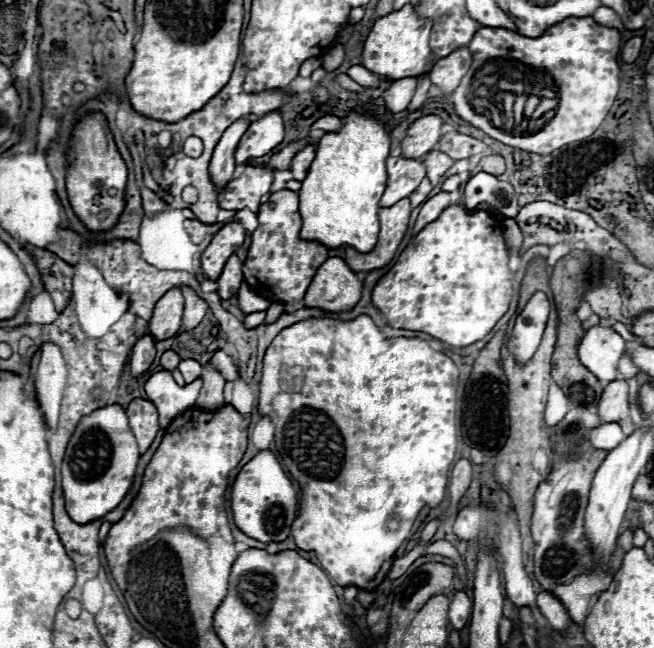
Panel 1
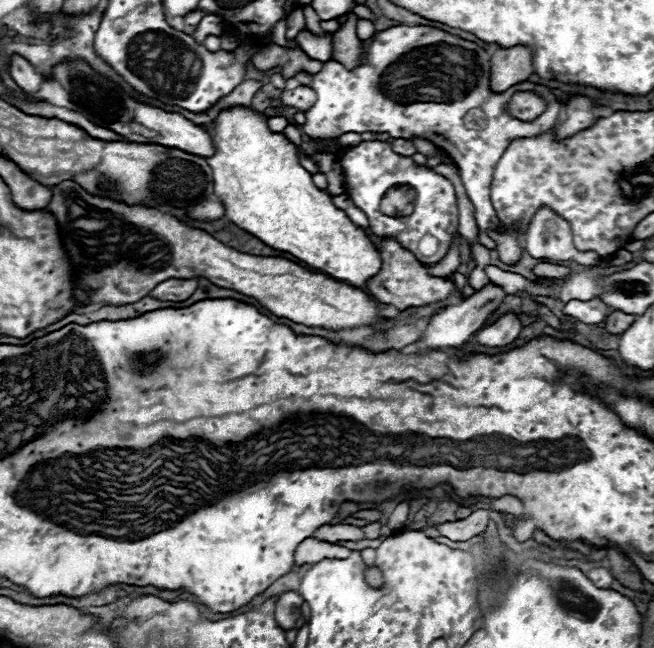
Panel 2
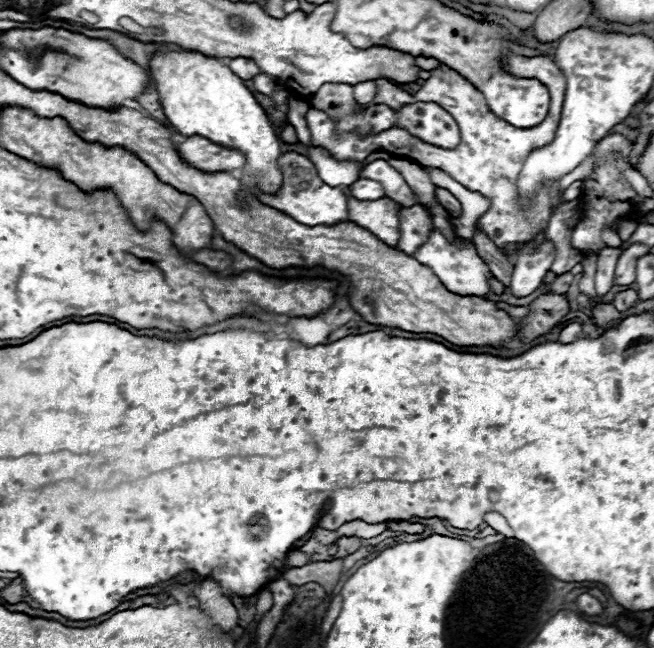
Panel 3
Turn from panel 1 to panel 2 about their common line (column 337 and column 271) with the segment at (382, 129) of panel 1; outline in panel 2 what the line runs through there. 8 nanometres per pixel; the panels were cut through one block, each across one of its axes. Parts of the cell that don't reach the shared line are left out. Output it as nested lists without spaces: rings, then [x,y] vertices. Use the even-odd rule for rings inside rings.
[[[232,108],[220,112],[208,130],[216,146],[214,156],[208,158],[214,174],[214,194],[224,202],[226,218],[274,250],[288,252],[308,266],[332,276],[334,280],[346,282],[352,288],[366,288],[366,282],[382,268],[380,254],[364,230],[356,226],[344,210],[332,204],[330,194],[314,186],[310,172],[306,172],[298,162],[294,144],[282,134],[272,132],[266,124],[266,116],[256,114],[248,108]]]

